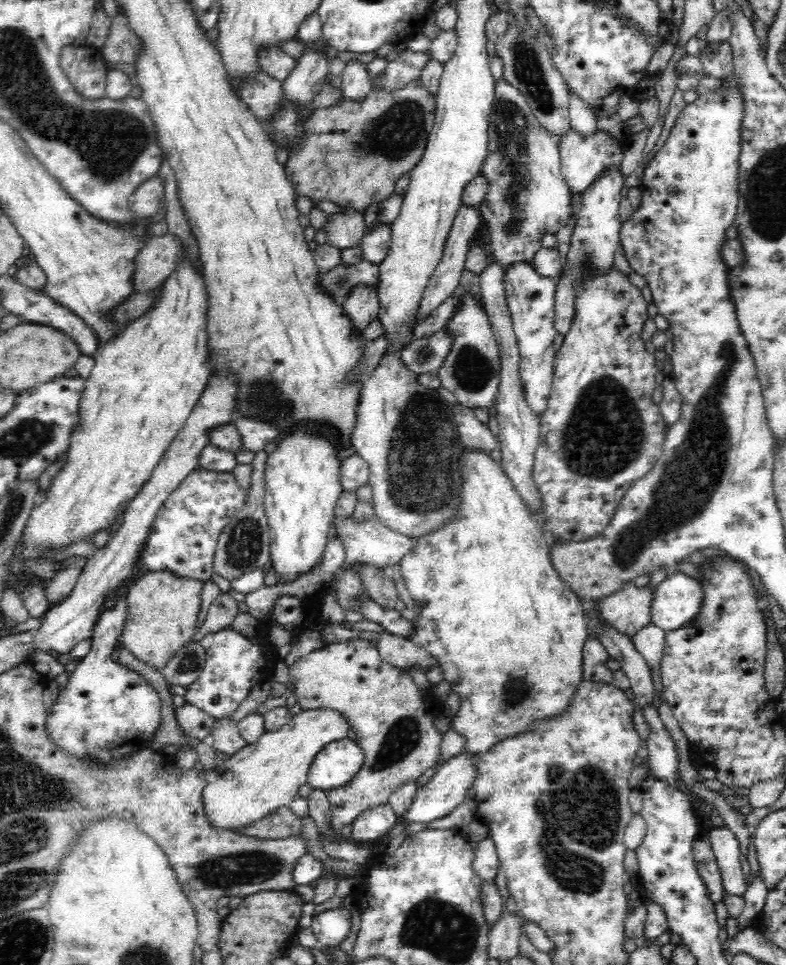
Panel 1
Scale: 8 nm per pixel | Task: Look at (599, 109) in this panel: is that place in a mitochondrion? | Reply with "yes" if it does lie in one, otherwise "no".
no

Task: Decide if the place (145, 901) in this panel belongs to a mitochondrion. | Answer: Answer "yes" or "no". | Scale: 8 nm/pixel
no

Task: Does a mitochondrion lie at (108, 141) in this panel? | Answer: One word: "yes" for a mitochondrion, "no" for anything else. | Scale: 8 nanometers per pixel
yes

